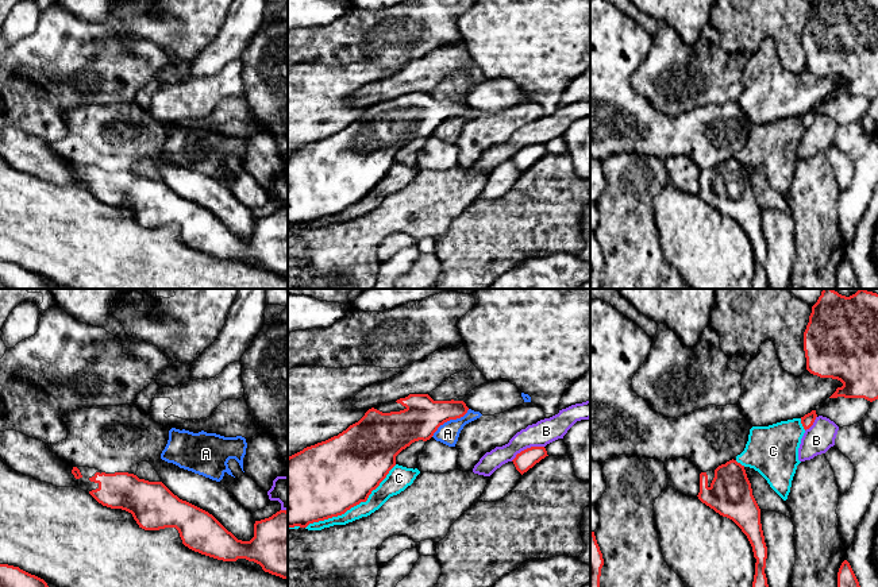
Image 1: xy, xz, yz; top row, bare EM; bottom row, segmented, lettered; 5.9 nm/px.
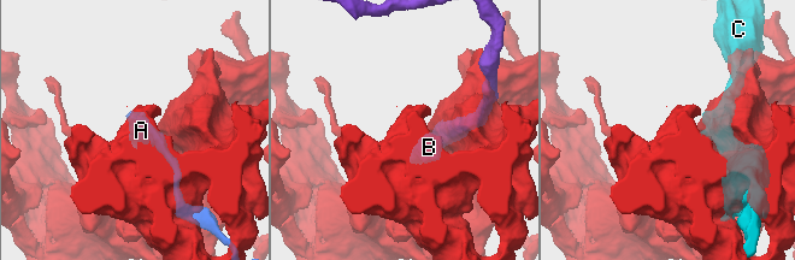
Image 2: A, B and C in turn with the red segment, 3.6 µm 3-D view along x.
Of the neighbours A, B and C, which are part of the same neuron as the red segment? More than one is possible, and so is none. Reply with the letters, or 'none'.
none

